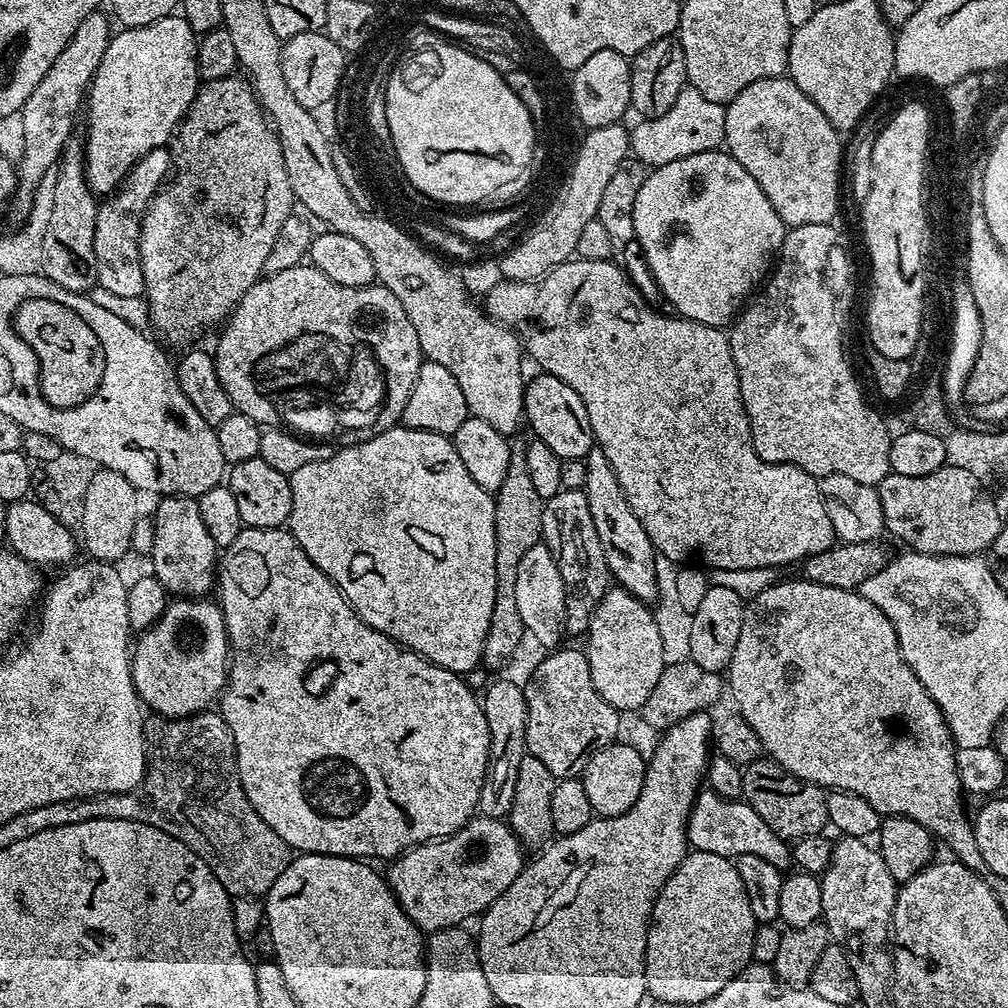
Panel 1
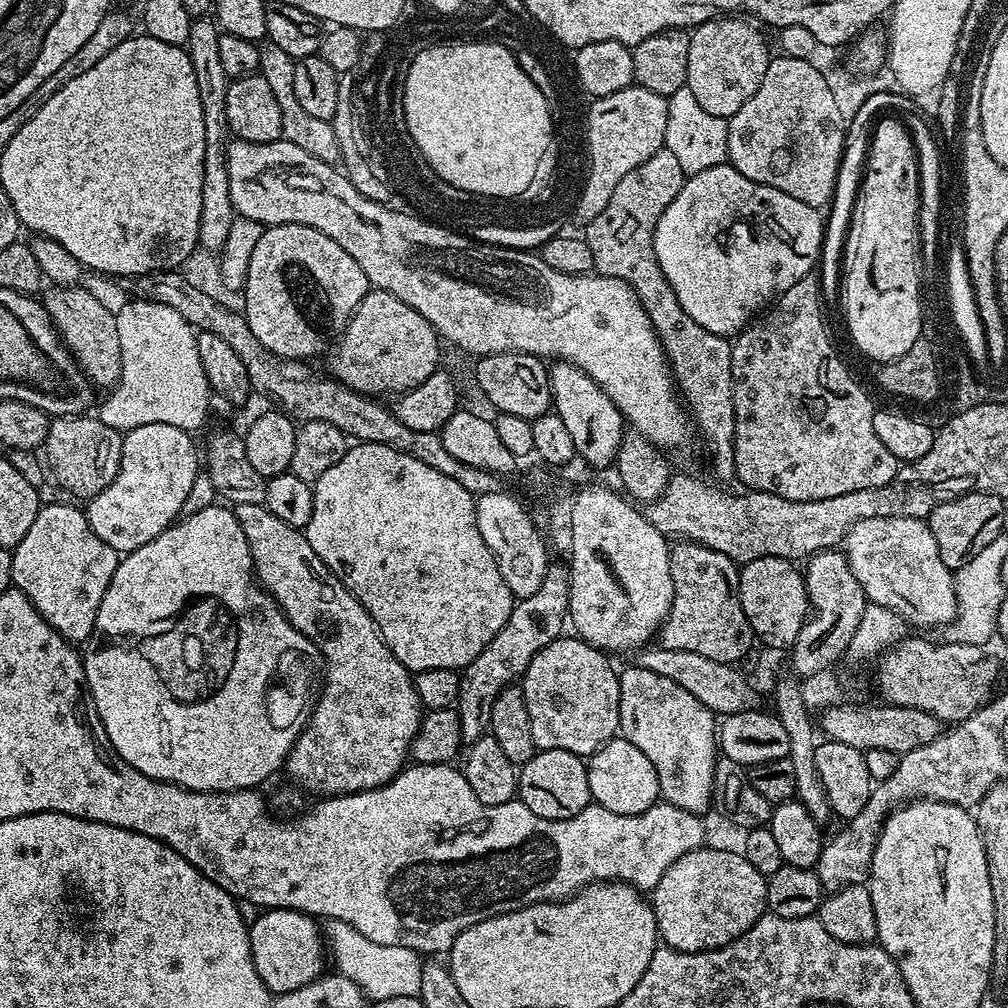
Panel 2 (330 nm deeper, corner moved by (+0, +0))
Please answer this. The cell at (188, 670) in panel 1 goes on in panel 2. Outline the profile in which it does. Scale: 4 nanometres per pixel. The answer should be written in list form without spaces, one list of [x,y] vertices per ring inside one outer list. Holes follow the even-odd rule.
[[[213,506],[198,512],[198,514],[190,514],[184,519],[177,519],[162,534],[158,534],[158,538],[154,538],[150,542],[146,542],[146,546],[138,546],[138,550],[127,553],[121,559],[120,565],[114,570],[114,578],[110,578],[110,586],[106,586],[106,594],[102,594],[102,606],[98,606],[98,614],[96,615],[95,635],[98,637],[105,636],[108,639],[108,645],[105,648],[96,648],[93,652],[84,652],[82,659],[84,661],[84,677],[88,683],[88,693],[94,698],[94,706],[98,718],[102,718],[102,726],[106,730],[106,734],[112,743],[112,749],[119,754],[130,766],[134,766],[134,770],[138,770],[142,774],[146,774],[155,780],[165,780],[168,784],[178,784],[182,788],[188,789],[189,792],[242,792],[245,790],[256,790],[261,786],[263,780],[268,780],[276,771],[285,767],[290,750],[296,744],[296,740],[300,737],[301,726],[308,723],[309,715],[318,699],[318,693],[322,688],[322,657],[319,648],[316,647],[316,641],[310,640],[303,636],[300,631],[288,619],[286,614],[276,601],[260,587],[252,566],[252,551],[248,545],[246,534],[242,534],[242,526],[238,526],[238,518],[235,511],[231,507]]]

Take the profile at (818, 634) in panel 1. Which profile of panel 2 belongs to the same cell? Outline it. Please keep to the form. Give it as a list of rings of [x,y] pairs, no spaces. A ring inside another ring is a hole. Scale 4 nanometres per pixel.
[[[758,558],[740,568],[740,601],[752,627],[753,637],[772,648],[784,648],[796,643],[798,630],[808,618],[808,591],[799,568],[791,560]]]

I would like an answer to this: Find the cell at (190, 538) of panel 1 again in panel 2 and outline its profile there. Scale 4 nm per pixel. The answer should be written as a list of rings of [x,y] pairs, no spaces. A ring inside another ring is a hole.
[[[147,424],[127,429],[123,433],[122,458],[114,482],[110,482],[102,494],[93,496],[86,504],[88,525],[116,553],[127,554],[138,550],[138,546],[146,546],[146,542],[158,538],[158,534],[162,534],[179,517],[182,502],[186,501],[198,473],[196,448],[192,440],[193,437],[178,426],[165,424]]]

